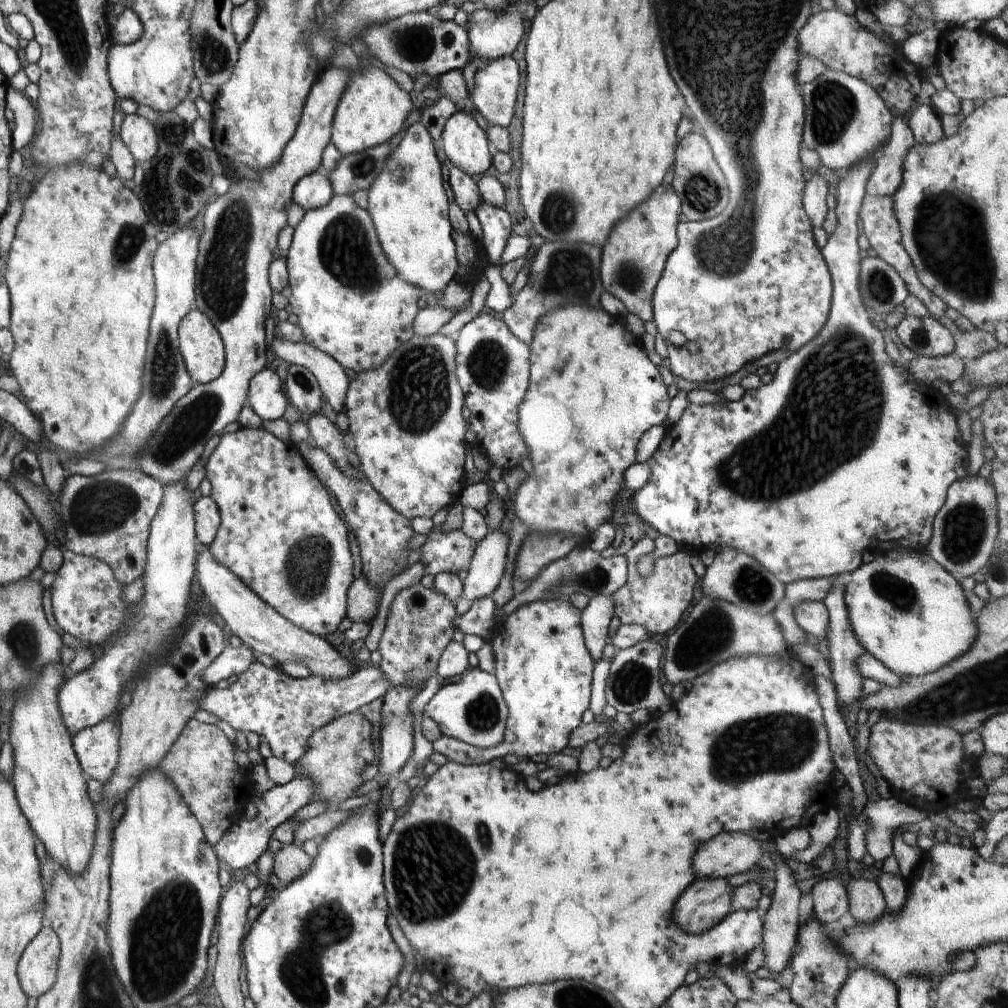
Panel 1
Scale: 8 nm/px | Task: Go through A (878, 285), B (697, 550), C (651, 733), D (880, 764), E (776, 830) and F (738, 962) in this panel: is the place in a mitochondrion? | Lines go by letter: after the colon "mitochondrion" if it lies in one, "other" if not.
A: mitochondrion
B: other
C: other
D: other
E: other
F: other

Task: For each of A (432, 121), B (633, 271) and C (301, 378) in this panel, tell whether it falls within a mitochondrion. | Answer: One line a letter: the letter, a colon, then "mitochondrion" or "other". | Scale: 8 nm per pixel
A: other
B: mitochondrion
C: mitochondrion

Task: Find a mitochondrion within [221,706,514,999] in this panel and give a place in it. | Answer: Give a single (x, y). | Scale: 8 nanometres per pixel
(432, 860)

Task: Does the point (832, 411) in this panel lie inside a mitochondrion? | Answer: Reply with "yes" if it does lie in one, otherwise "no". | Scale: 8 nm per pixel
yes

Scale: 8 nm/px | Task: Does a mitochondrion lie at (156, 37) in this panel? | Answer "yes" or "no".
no

